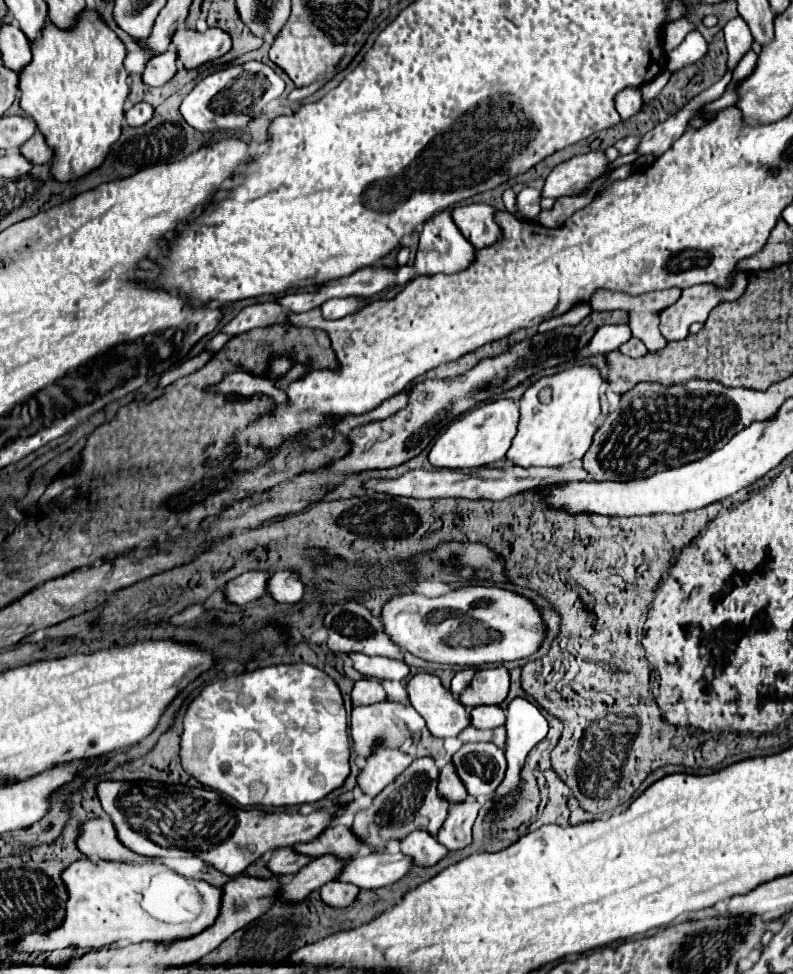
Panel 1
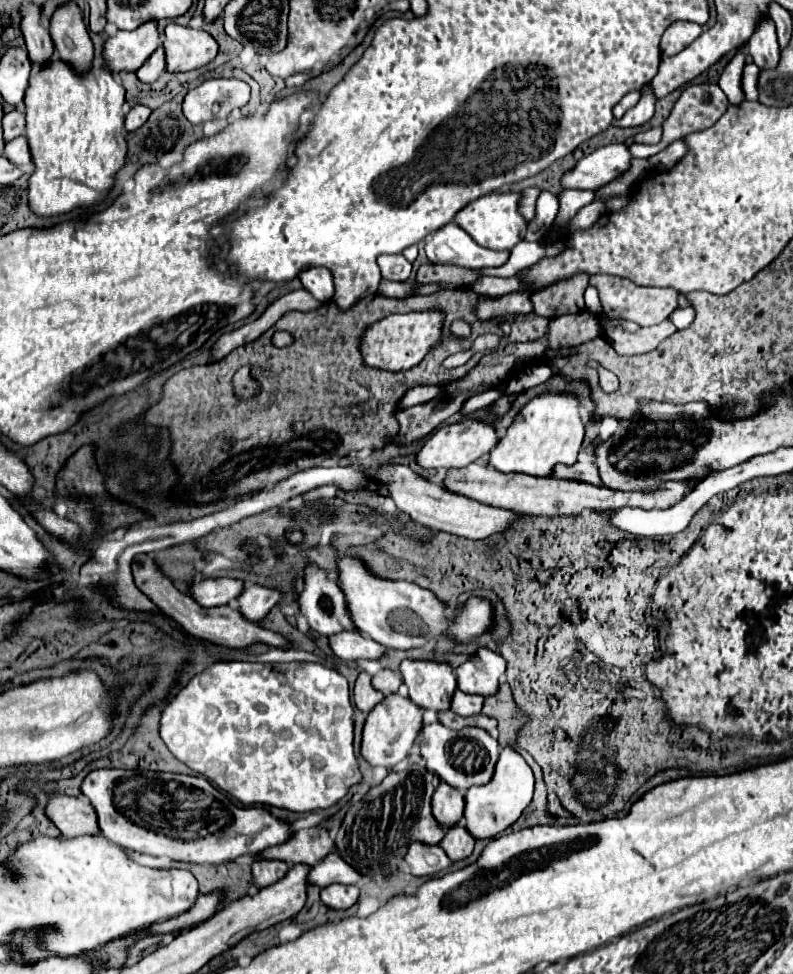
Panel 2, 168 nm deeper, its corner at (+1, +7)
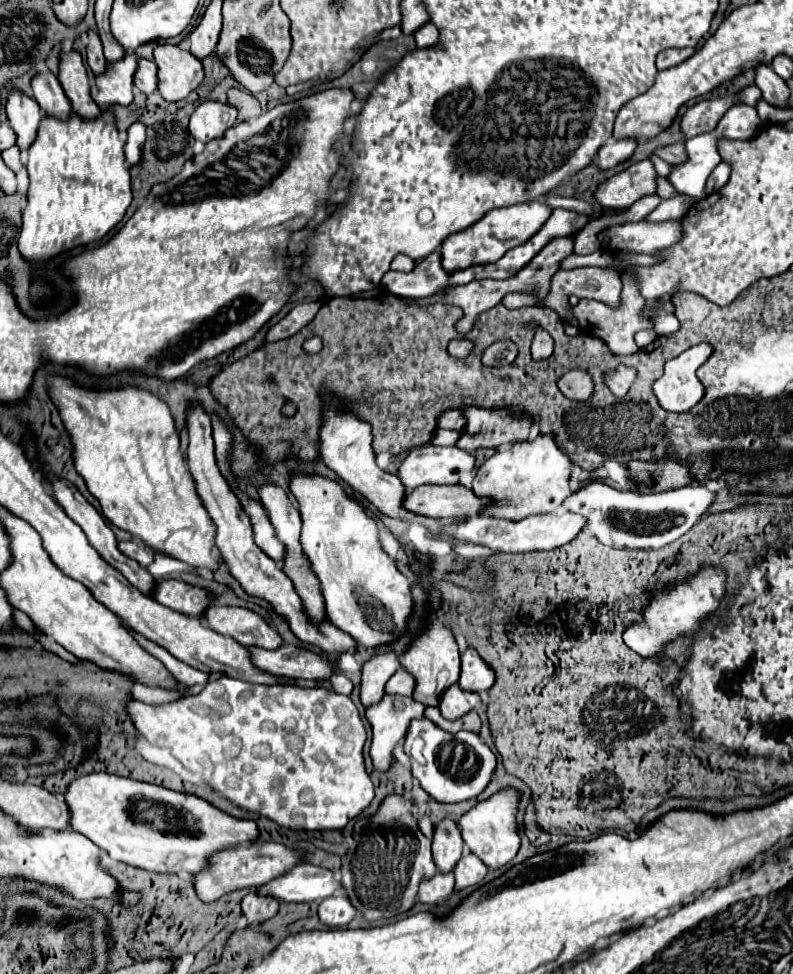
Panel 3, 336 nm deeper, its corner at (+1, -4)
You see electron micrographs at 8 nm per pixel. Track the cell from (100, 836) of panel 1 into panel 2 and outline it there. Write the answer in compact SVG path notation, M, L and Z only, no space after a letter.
M53 796L47 804L47 816L55 822L55 826L61 830L65 838L101 834L95 808L85 796L81 798Z

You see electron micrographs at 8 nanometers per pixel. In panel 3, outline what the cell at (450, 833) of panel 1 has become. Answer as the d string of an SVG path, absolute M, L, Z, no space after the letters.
M467 855L467 857L461 857L453 873L455 873L455 889L461 891L465 887L481 885L481 881L487 875L487 867L483 861L479 861L479 857Z

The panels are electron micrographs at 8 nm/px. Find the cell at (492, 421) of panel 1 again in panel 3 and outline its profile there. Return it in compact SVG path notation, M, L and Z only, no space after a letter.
M427 443L415 447L403 459L397 477L403 481L405 489L415 489L417 485L455 485L463 473L473 471L475 457L459 447L437 447Z

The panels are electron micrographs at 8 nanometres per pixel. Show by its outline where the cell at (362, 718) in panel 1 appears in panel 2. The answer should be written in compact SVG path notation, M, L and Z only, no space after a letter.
M361 672L357 682L355 682L355 688L353 688L353 702L355 706L363 712L363 714L369 714L373 710L375 704L383 702L383 694L373 690L371 686L371 676L367 672Z

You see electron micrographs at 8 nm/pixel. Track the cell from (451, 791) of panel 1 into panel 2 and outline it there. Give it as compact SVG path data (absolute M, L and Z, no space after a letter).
M439 782L433 794L433 816L443 826L451 826L461 820L463 816L463 794L447 782Z

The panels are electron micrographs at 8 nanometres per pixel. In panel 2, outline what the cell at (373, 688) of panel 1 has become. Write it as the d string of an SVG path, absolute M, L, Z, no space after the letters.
M383 668L381 672L377 672L377 674L373 676L371 684L373 684L373 688L375 688L375 690L383 692L385 696L391 696L391 694L395 694L395 692L397 692L397 688L401 686L401 678L397 678L391 670Z

